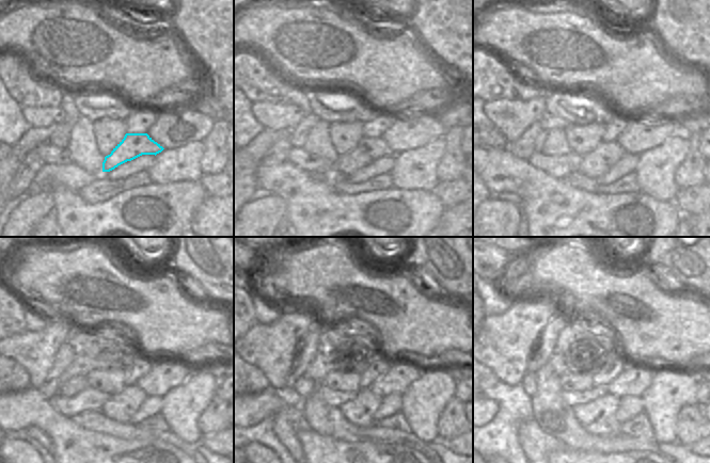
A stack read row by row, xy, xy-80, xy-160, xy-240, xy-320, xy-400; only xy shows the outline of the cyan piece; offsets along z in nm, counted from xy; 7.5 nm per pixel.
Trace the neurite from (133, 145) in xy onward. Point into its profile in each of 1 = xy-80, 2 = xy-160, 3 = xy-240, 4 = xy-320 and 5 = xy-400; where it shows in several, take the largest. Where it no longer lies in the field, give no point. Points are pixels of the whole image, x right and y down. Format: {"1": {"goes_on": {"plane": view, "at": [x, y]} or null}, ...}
{"1": {"goes_on": {"plane": "xy-80", "at": [368, 149]}}, "2": {"goes_on": {"plane": "xy-160", "at": [594, 164]}}, "3": {"goes_on": {"plane": "xy-240", "at": [120, 408]}}, "4": {"goes_on": {"plane": "xy-320", "at": [360, 411]}}, "5": {"goes_on": {"plane": "xy-400", "at": [598, 417]}}}

